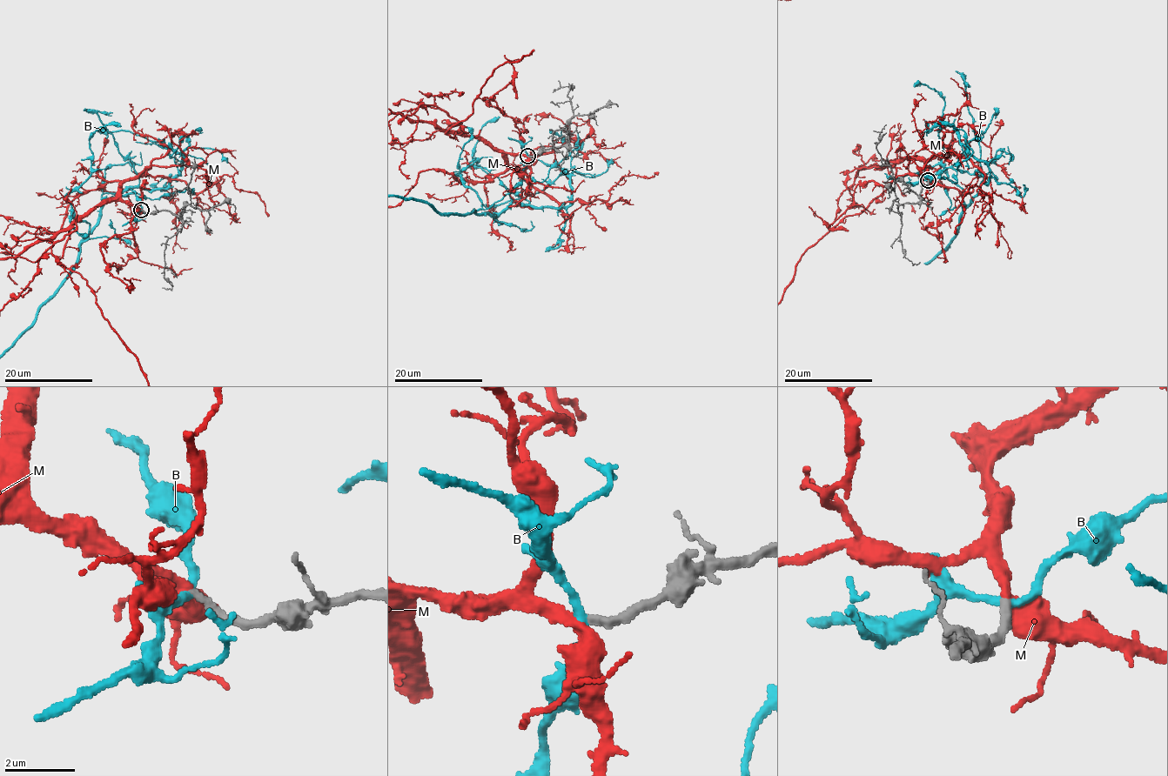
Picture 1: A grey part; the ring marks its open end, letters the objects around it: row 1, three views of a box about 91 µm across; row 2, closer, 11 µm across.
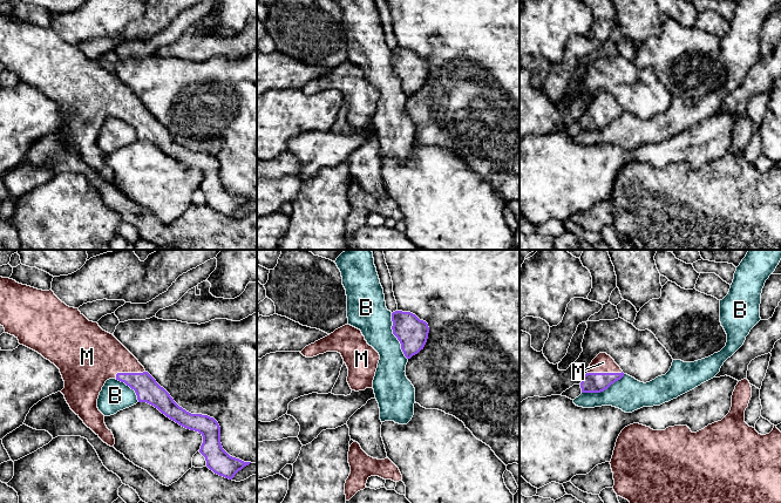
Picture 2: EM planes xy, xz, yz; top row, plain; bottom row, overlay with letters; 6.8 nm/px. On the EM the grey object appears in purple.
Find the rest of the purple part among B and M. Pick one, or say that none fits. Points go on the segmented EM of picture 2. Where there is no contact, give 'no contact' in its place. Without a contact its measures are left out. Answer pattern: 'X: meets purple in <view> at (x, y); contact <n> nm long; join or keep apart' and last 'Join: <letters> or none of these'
B: meets purple in xz at (395, 335); contact 340 nm long; keep apart
M: meets purple in yz at (604, 373); contact 240 nm long; join
Join: M

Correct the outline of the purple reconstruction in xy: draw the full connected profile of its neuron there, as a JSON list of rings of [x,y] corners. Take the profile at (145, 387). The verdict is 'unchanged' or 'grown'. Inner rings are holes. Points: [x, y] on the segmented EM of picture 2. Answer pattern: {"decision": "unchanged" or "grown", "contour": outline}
{"decision": "grown", "contour": [[[0,277],[0,325],[5,328],[5,333],[14,335],[20,345],[38,352],[60,369],[64,381],[64,388],[61,393],[64,395],[70,409],[108,446],[114,447],[115,439],[111,430],[104,423],[104,415],[97,408],[97,399],[106,381],[116,379],[135,390],[138,402],[147,402],[179,426],[198,431],[203,436],[199,453],[205,457],[206,467],[215,474],[232,480],[239,470],[251,463],[232,457],[223,449],[220,427],[213,417],[191,414],[179,407],[170,394],[156,382],[138,360],[113,334],[103,331],[97,322],[89,321],[79,308],[67,306],[52,290],[42,291],[19,284],[13,279]]]}

